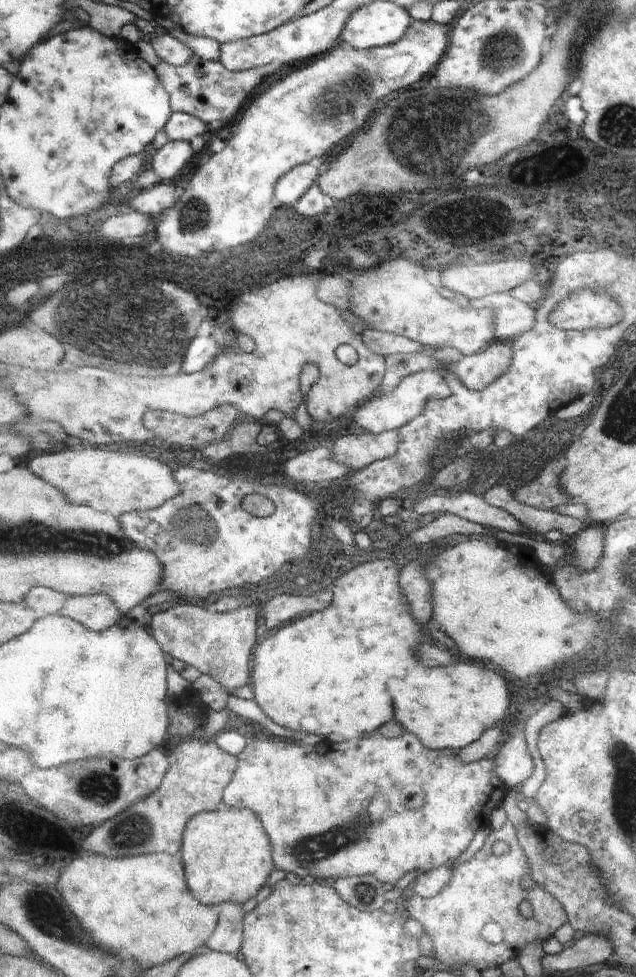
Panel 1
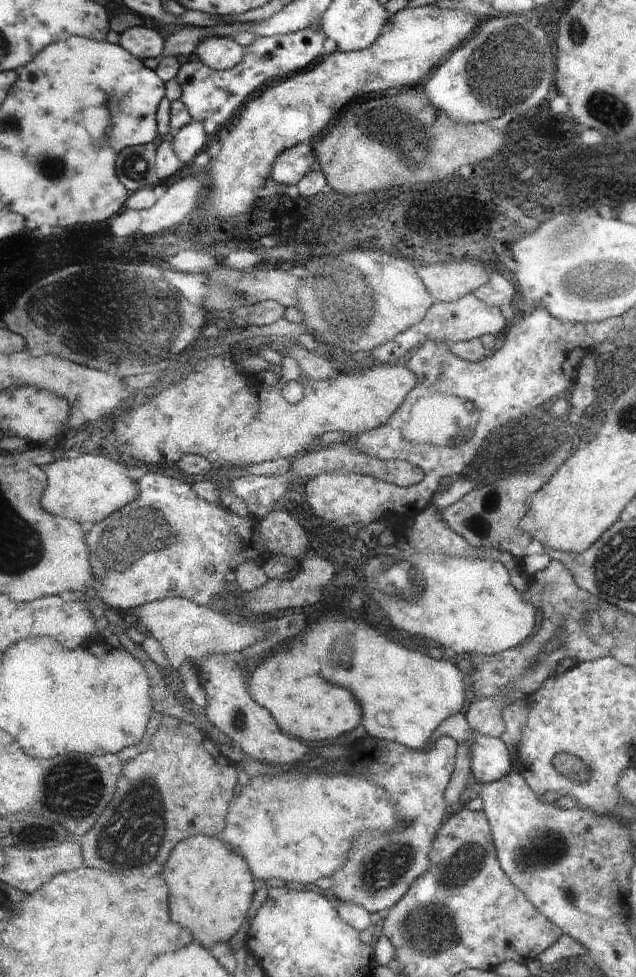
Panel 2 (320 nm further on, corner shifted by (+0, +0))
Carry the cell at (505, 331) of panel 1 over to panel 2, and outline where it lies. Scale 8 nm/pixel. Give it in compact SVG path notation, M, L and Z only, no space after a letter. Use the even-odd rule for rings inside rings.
M466 296L460 298L458 302L436 302L434 310L430 310L430 314L426 314L426 318L422 318L422 322L418 326L412 326L410 330L406 330L406 334L398 334L398 338L388 342L388 350L386 346L378 346L378 350L374 350L374 358L382 364L390 364L396 362L394 358L402 358L404 354L408 354L410 350L422 346L428 340L436 340L436 342L458 342L458 340L474 340L481 338L487 334L495 335L504 328L504 318L500 314L498 308L492 308L488 304L484 304L482 300L478 300L476 296Z

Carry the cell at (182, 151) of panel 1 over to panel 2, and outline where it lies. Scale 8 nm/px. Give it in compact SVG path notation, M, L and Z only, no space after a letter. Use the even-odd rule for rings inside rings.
M192 119L175 132L171 138L174 150L181 160L182 165L190 164L193 158L204 148L206 133L203 121Z

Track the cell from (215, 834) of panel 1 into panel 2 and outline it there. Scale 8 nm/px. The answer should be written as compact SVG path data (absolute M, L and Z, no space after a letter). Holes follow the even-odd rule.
M198 836L190 838L190 842L182 842L182 846L174 850L174 858L170 858L170 866L166 866L164 874L166 886L170 886L170 918L180 926L186 926L208 950L218 942L228 943L244 924L252 906L254 880L248 865L214 836Z

